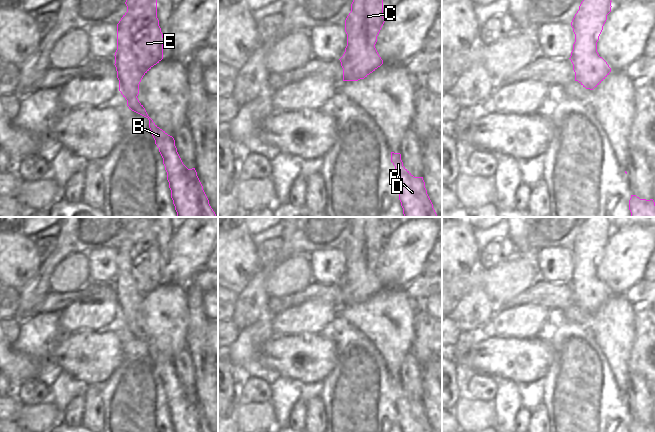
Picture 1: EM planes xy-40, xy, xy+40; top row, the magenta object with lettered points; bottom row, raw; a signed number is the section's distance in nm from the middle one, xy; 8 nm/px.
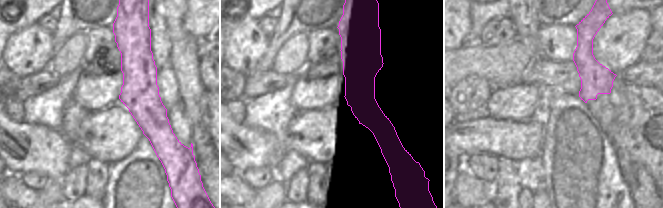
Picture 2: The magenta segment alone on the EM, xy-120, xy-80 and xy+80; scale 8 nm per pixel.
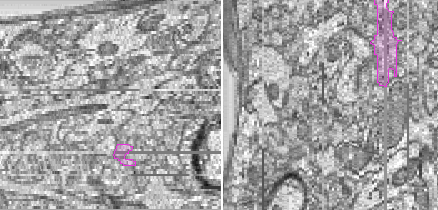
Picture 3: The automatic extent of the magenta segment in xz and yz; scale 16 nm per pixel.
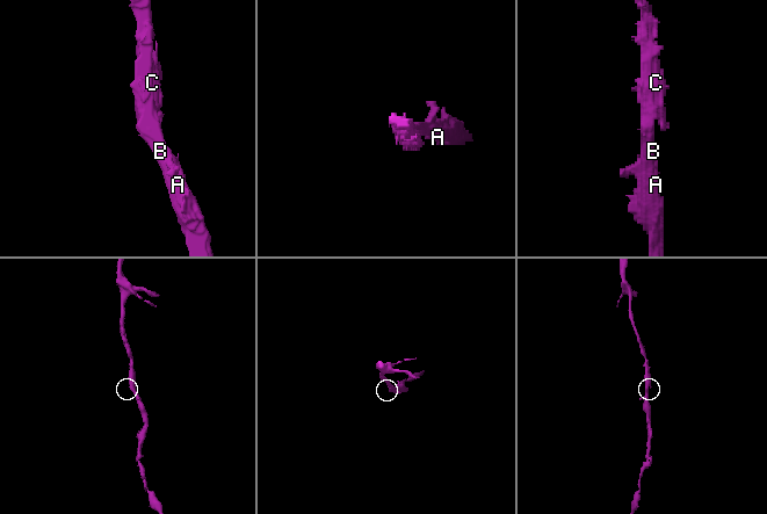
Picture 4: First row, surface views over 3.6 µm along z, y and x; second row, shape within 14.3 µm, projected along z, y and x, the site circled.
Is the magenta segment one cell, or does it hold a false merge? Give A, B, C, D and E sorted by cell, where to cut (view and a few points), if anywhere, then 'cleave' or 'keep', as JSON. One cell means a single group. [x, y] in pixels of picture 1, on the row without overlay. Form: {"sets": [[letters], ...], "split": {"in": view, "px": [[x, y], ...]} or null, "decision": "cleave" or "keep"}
{"sets": [["A", "B", "C", "D", "E"]], "split": null, "decision": "keep"}

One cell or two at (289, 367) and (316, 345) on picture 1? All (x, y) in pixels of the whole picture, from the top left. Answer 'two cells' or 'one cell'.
one cell

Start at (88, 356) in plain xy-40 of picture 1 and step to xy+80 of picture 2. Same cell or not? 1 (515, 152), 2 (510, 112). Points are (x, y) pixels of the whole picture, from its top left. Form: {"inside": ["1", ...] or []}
{"inside": ["1"]}

